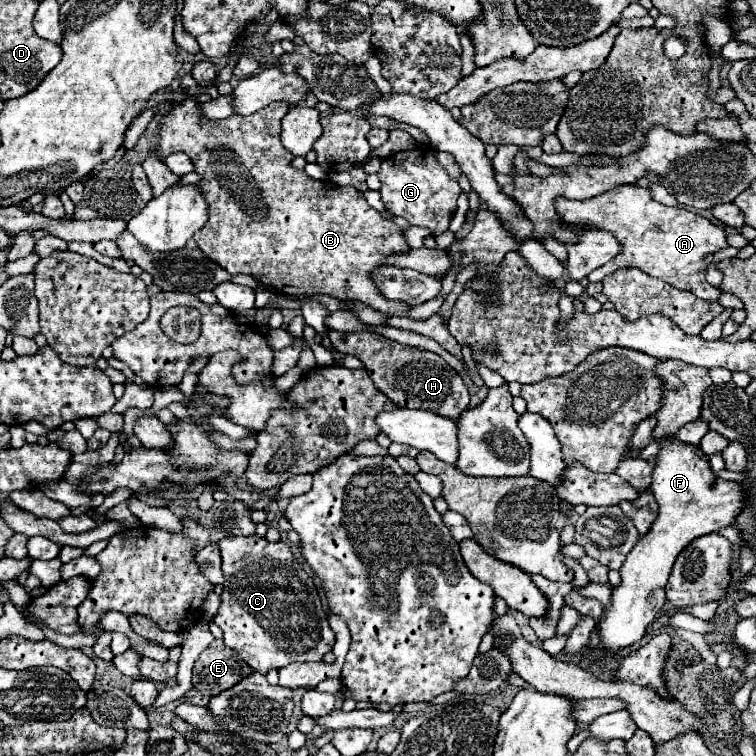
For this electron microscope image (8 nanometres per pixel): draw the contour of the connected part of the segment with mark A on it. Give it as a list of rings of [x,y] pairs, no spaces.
[[[618,185],[602,195],[584,201],[568,201],[566,197],[556,197],[554,207],[558,211],[558,217],[562,217],[562,221],[582,223],[588,227],[608,231],[622,245],[622,251],[612,261],[608,261],[606,265],[598,267],[592,275],[588,275],[590,283],[602,281],[616,269],[636,267],[652,277],[670,283],[676,289],[692,291],[700,299],[716,301],[720,297],[720,289],[710,287],[710,283],[706,283],[706,271],[702,259],[710,251],[718,251],[728,243],[724,229],[710,223],[706,217],[692,213],[684,207],[662,205],[654,201],[652,191],[648,187],[640,185]]]

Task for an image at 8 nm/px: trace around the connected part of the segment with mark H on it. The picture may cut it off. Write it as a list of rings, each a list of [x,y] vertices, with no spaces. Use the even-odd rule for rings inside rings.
[[[328,331],[328,337],[336,351],[358,357],[364,363],[364,367],[372,373],[374,385],[398,407],[426,409],[442,417],[456,419],[470,403],[470,395],[462,377],[440,355],[432,351],[400,345],[374,331],[358,331],[348,335],[342,335],[338,331]]]

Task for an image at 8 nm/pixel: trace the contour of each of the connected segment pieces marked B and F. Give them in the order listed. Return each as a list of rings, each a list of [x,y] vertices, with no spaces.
[[[190,95],[186,97],[182,103],[174,103],[168,111],[168,115],[162,117],[160,125],[158,125],[158,143],[156,143],[156,149],[154,149],[154,155],[158,155],[160,159],[166,159],[168,155],[172,153],[186,153],[192,163],[194,163],[194,171],[200,175],[200,181],[196,183],[196,187],[200,189],[200,193],[204,195],[206,203],[208,203],[208,221],[206,225],[194,235],[194,241],[198,245],[198,249],[208,257],[212,259],[214,263],[218,263],[222,269],[226,269],[230,275],[252,275],[256,277],[262,285],[270,287],[270,289],[276,289],[276,293],[282,293],[282,295],[318,295],[318,293],[326,293],[326,295],[332,295],[332,297],[338,297],[338,299],[356,299],[356,301],[362,301],[366,303],[368,307],[372,307],[374,311],[380,311],[384,315],[394,315],[394,317],[408,317],[412,305],[404,303],[404,301],[390,301],[386,299],[380,289],[376,287],[374,279],[372,279],[372,271],[382,267],[382,265],[388,265],[386,259],[392,257],[392,255],[400,255],[400,253],[408,253],[410,247],[406,243],[406,237],[402,233],[402,229],[394,223],[394,221],[388,221],[384,219],[376,209],[372,209],[366,199],[364,199],[364,193],[358,191],[356,187],[338,187],[334,183],[324,183],[324,181],[316,181],[312,177],[306,175],[304,169],[294,169],[292,167],[292,159],[294,155],[280,143],[280,121],[282,117],[286,115],[288,111],[288,103],[286,101],[276,101],[268,107],[264,107],[262,111],[256,111],[252,115],[232,115],[228,119],[218,119],[218,121],[210,121],[206,119],[202,113],[200,113],[200,101]]]
[[[674,435],[660,437],[656,443],[660,445],[660,453],[654,457],[652,493],[660,511],[650,531],[628,553],[620,569],[622,583],[612,591],[612,605],[604,611],[604,619],[596,627],[608,651],[618,651],[644,637],[646,627],[666,603],[664,587],[678,553],[696,537],[732,525],[736,513],[744,507],[742,487],[716,477],[710,463],[698,453],[698,445],[678,441]]]

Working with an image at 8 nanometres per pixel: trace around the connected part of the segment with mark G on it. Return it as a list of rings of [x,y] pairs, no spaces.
[[[420,145],[408,151],[394,153],[382,161],[378,177],[382,181],[380,195],[390,213],[406,219],[410,225],[420,225],[432,231],[432,235],[448,229],[450,217],[456,209],[456,199],[462,193],[458,181],[450,179],[448,173],[438,165],[434,149]]]

